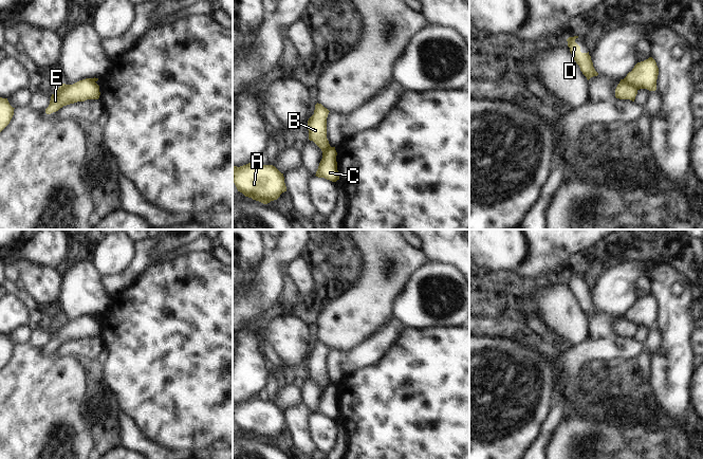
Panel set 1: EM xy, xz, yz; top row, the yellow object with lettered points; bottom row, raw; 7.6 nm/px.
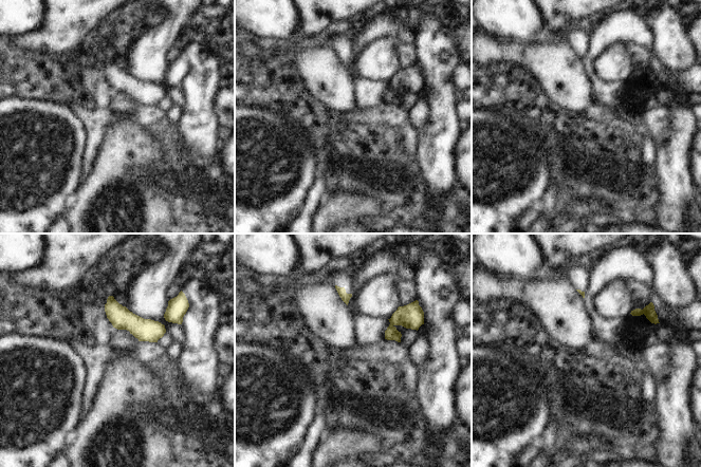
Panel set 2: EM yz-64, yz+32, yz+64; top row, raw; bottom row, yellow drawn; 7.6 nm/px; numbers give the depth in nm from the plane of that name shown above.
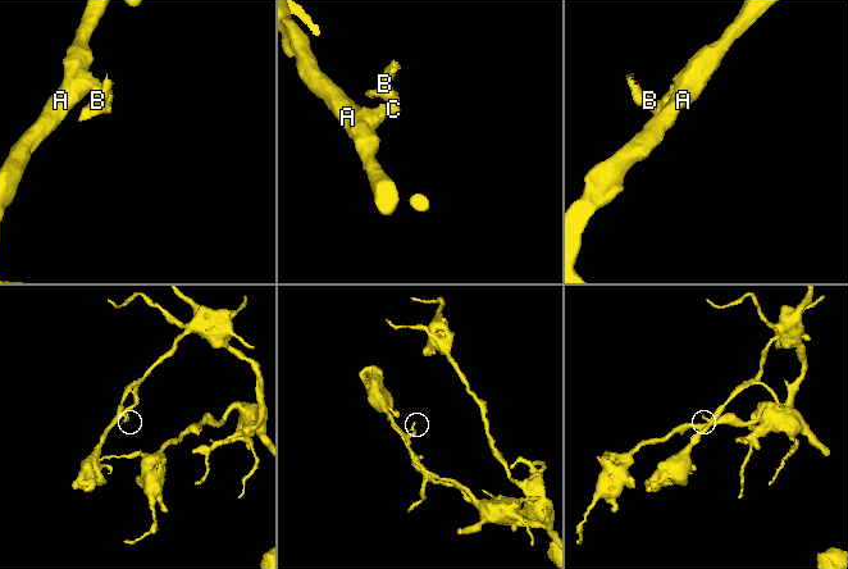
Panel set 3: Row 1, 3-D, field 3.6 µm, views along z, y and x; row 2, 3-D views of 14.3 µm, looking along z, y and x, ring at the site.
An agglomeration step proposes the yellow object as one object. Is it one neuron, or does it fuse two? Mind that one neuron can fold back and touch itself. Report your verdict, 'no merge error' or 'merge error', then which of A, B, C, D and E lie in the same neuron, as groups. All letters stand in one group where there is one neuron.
merge error; groups A C / B D E

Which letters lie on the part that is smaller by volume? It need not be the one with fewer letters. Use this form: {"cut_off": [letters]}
{"cut_off": ["B", "D", "E"]}

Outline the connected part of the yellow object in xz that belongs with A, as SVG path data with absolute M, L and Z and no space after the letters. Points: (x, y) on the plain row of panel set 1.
M257 397L240 404L233 403L233 419L238 428L263 441L277 437L286 428L283 410Z

